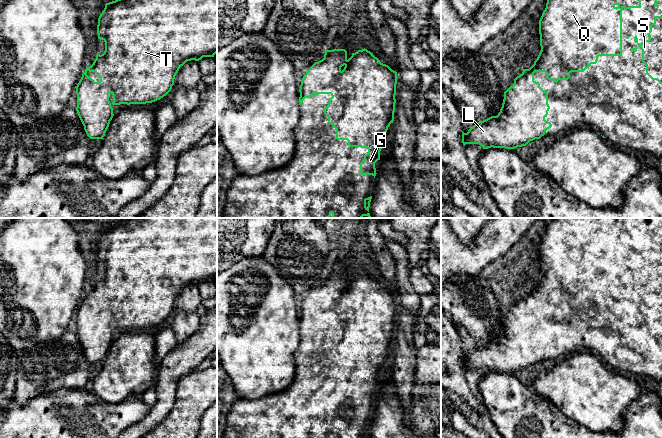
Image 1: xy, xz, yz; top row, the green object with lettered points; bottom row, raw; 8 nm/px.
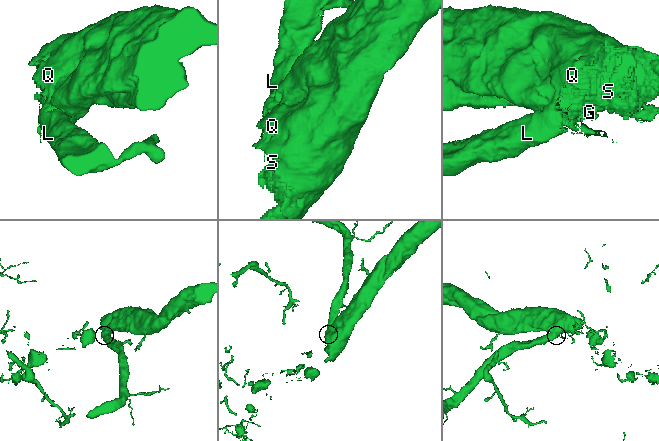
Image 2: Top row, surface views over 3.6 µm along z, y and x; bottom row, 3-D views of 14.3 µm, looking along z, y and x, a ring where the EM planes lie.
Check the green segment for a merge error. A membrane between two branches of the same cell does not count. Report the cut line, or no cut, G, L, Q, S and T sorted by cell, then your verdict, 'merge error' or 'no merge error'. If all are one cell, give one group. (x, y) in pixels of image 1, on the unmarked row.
no cut; G L Q S T; no merge error

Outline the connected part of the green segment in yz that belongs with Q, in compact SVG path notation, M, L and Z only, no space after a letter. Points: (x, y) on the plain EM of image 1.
M553 218L547 222L546 232L539 244L541 275L529 293L514 303L514 309L504 316L502 331L497 340L479 345L467 357L462 355L462 367L479 368L483 373L515 373L526 370L530 365L540 363L552 348L545 344L550 330L548 317L534 304L535 296L545 296L548 304L557 307L568 304L571 296L584 296L591 288L596 288L599 280L622 279L622 233L640 232L641 225L630 218Z

